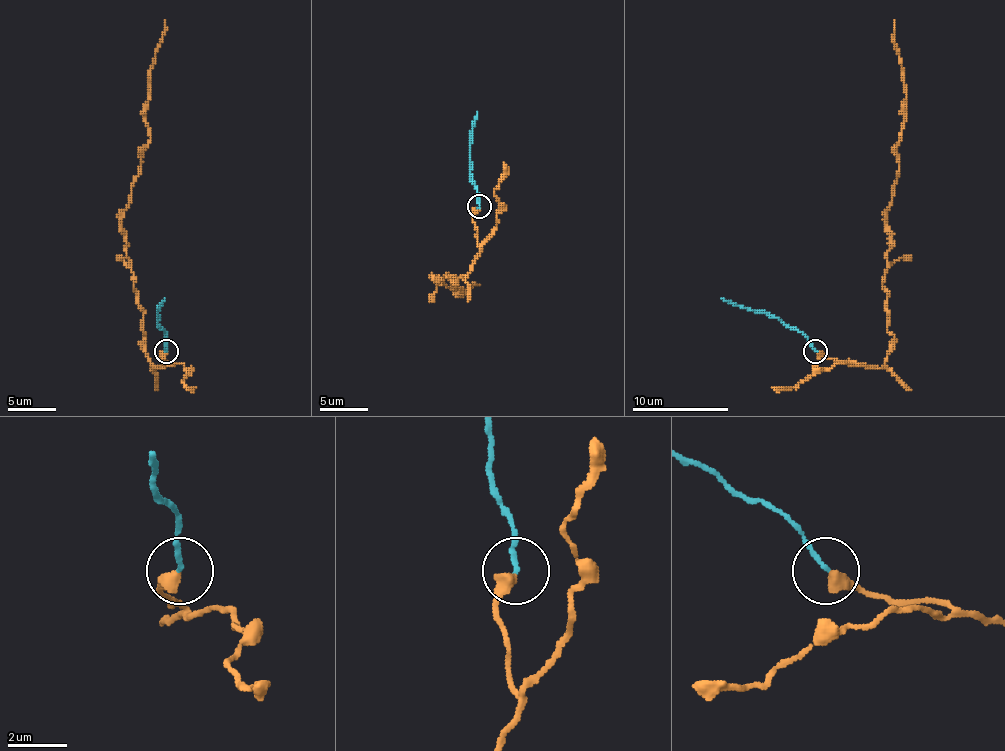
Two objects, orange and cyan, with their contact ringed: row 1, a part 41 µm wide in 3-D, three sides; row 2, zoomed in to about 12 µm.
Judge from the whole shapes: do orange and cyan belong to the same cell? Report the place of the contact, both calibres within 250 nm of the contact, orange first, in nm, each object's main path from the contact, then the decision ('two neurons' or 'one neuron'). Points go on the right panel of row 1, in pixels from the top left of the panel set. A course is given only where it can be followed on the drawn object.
place (815, 351); calibres 480 and 150 nm; course orange (817, 351), (880, 368), (894, 337), (882, 284), (889, 248), (884, 212), (899, 174), (906, 87), (894, 20); course cyan (815, 351), (803, 334), (776, 318), (740, 308), (721, 298); two neurons

